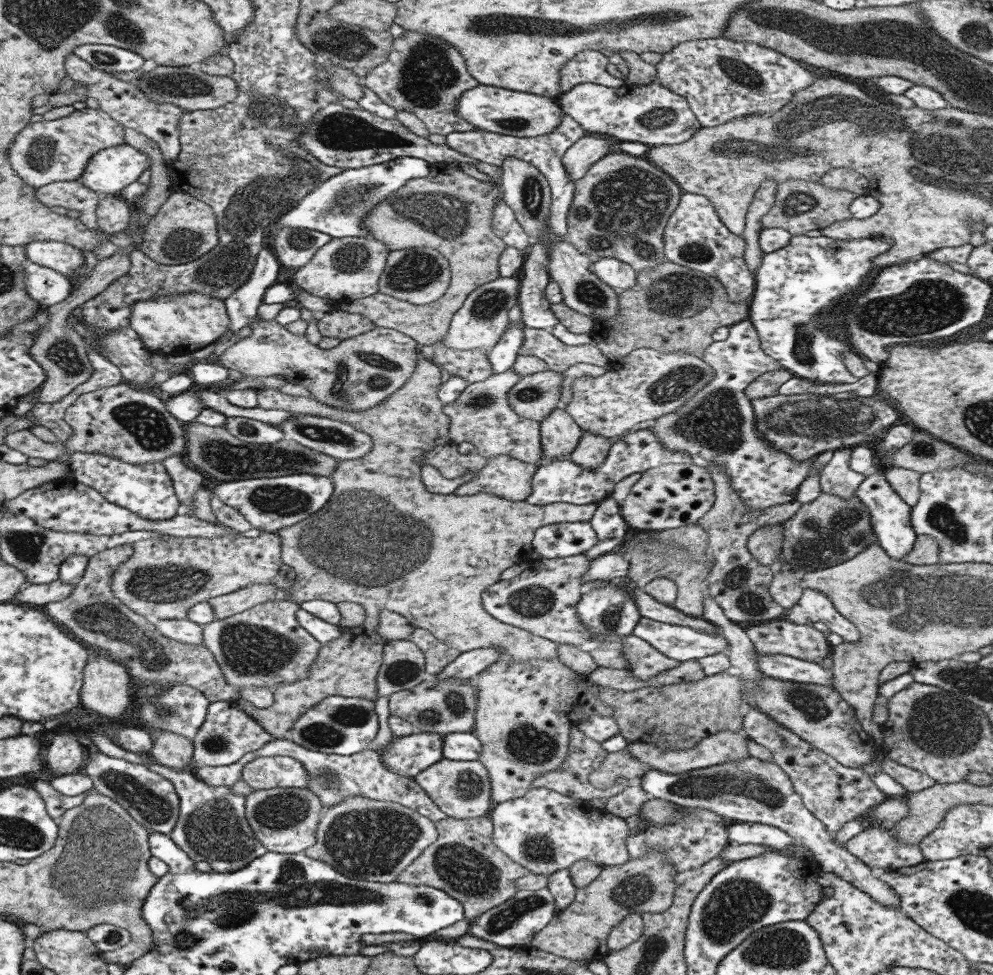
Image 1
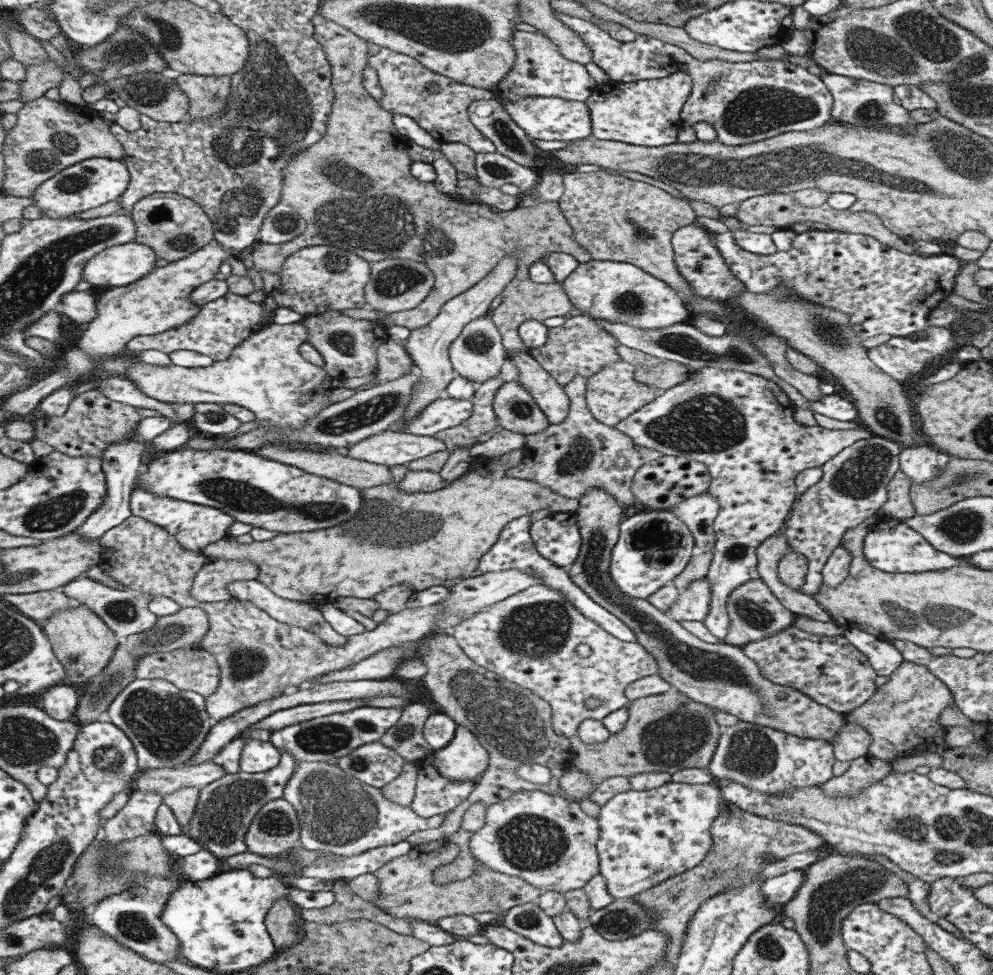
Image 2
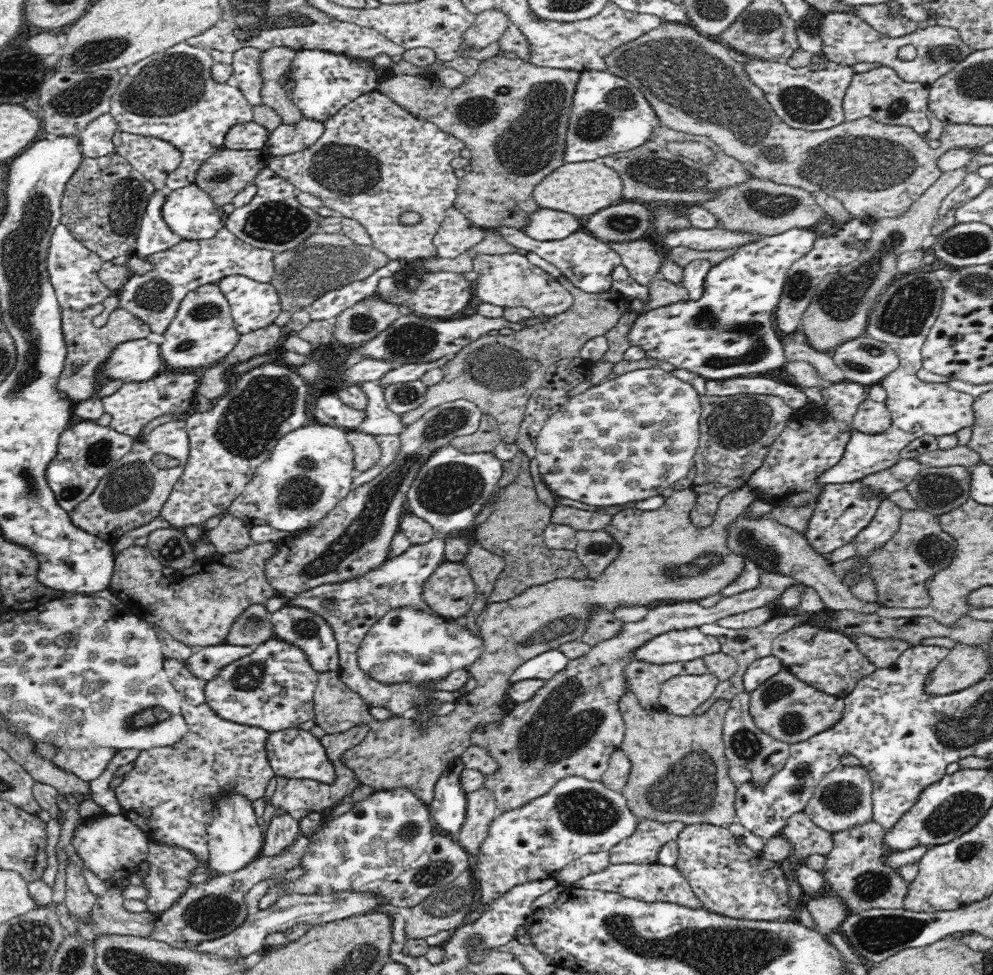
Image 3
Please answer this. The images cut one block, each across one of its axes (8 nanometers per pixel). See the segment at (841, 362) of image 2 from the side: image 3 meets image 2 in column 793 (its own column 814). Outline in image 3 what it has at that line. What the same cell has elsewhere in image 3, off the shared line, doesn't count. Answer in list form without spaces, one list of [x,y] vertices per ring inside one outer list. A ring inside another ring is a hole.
[[[967,167],[944,171],[908,208],[908,212],[896,218],[880,218],[872,223],[871,238],[865,250],[862,250],[854,262],[842,267],[838,272],[826,275],[816,287],[812,302],[802,315],[800,326],[800,331],[808,337],[808,345],[818,352],[830,354],[840,344],[865,334],[873,304],[899,276],[897,256],[906,251],[923,249],[922,242],[931,234],[942,200],[958,184],[962,184],[966,174],[969,174]]]

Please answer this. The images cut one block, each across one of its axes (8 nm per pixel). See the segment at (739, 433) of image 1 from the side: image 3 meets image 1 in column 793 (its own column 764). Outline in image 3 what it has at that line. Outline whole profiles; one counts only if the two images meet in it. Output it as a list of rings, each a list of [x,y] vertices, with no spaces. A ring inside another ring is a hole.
[[[832,383],[821,389],[824,396],[824,406],[808,404],[796,412],[796,416],[782,429],[778,438],[770,445],[768,454],[765,456],[760,468],[750,476],[747,486],[756,496],[768,504],[774,506],[814,506],[818,502],[818,496],[822,494],[824,485],[818,479],[828,469],[834,468],[842,456],[846,444],[850,440],[850,434],[854,431],[854,414],[859,407],[868,399],[868,386],[854,383]]]

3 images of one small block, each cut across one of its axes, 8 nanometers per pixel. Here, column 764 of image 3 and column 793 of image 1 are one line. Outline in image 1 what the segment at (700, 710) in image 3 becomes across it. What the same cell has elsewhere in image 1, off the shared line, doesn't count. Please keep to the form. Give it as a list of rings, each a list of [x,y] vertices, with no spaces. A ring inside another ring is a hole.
[[[779,618],[761,625],[749,624],[745,629],[758,653],[788,655],[819,664],[832,650],[826,635],[812,624],[794,624]]]

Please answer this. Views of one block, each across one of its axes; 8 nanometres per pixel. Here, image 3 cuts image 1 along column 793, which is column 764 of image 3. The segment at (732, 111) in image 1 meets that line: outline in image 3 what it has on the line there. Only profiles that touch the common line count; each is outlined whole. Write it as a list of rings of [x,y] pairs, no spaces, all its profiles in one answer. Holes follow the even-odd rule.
[[[749,57],[743,64],[748,78],[763,90],[771,109],[791,128],[815,132],[833,128],[844,120],[843,98],[854,68],[834,61],[792,68],[785,60]]]

